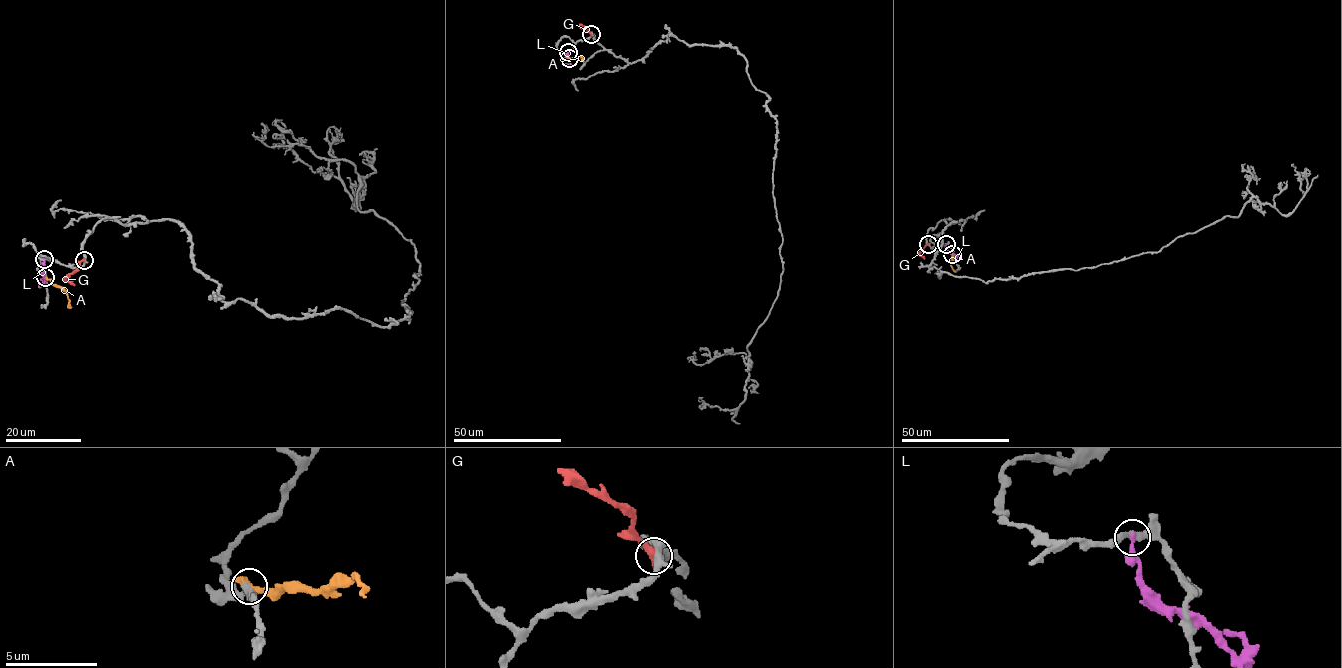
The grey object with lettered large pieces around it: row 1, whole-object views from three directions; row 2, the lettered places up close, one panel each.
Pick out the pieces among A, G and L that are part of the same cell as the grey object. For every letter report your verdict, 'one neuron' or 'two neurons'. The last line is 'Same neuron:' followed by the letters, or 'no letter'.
A: two neurons
G: two neurons
L: two neurons
Same neuron: no letter

